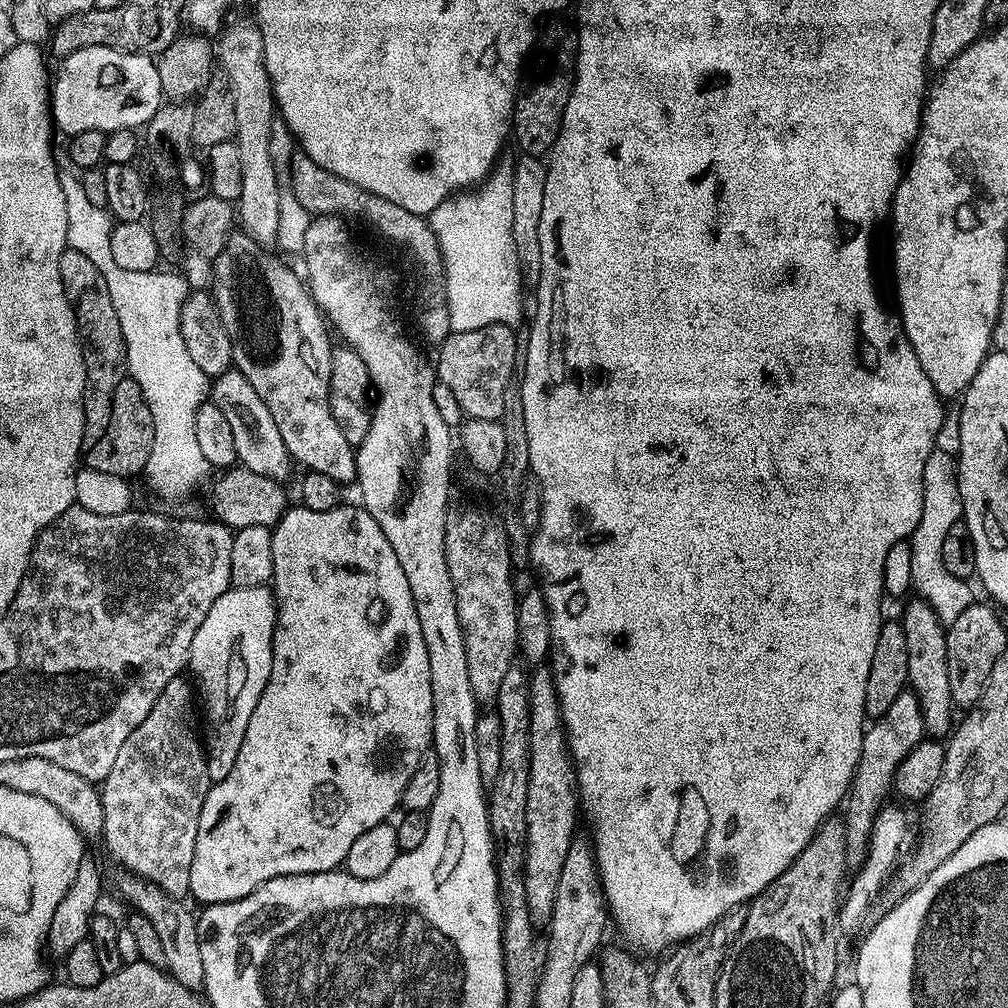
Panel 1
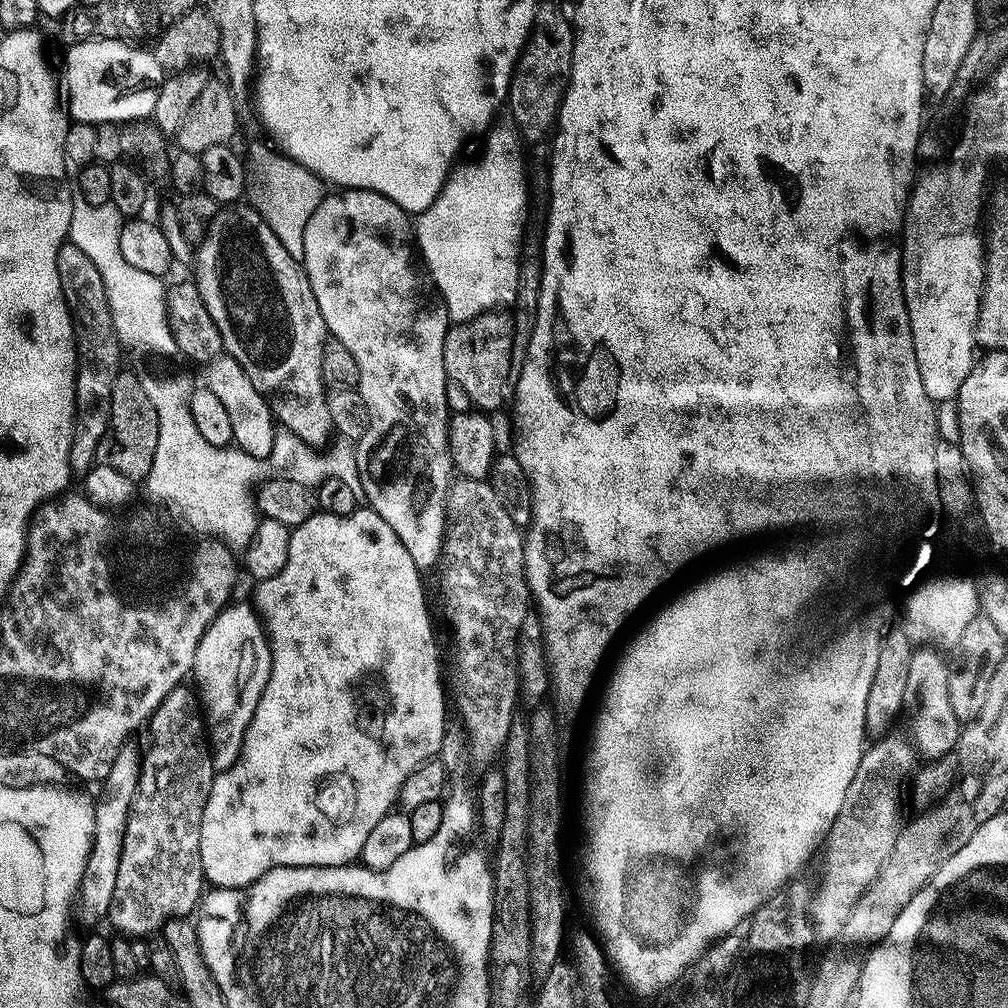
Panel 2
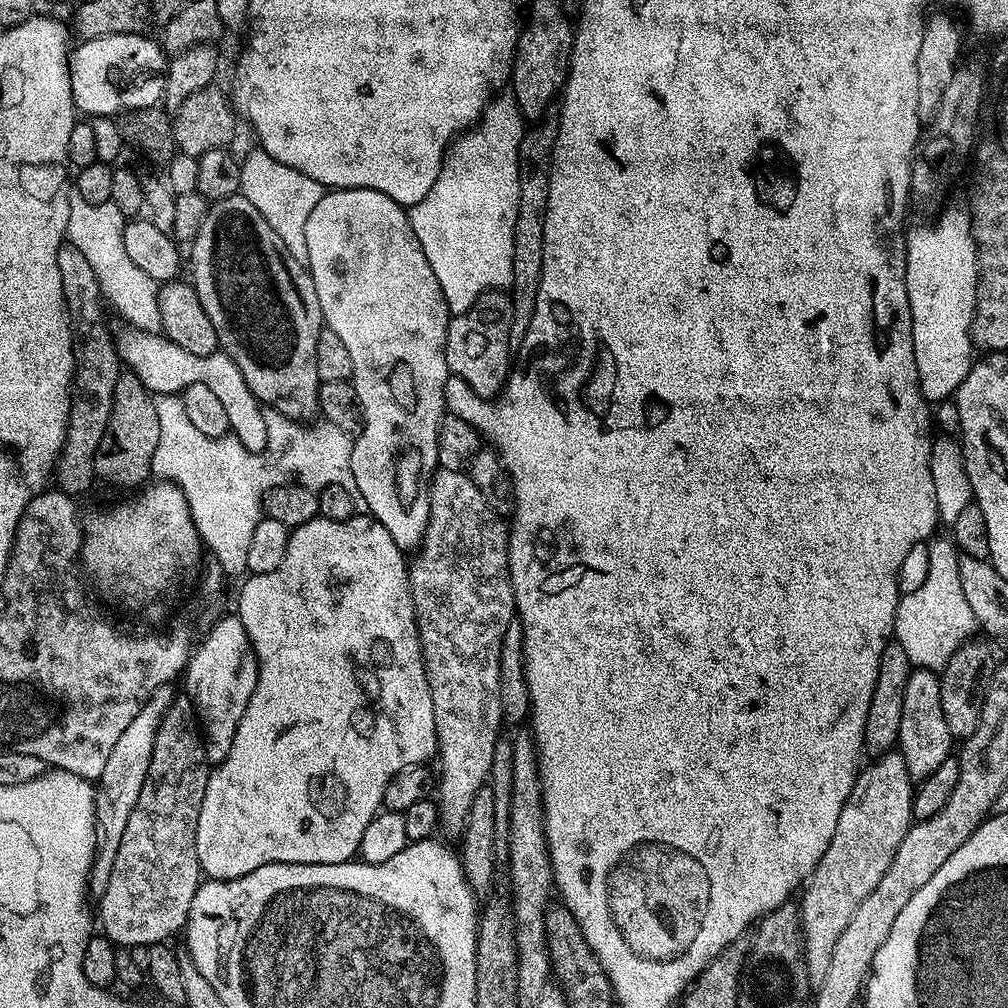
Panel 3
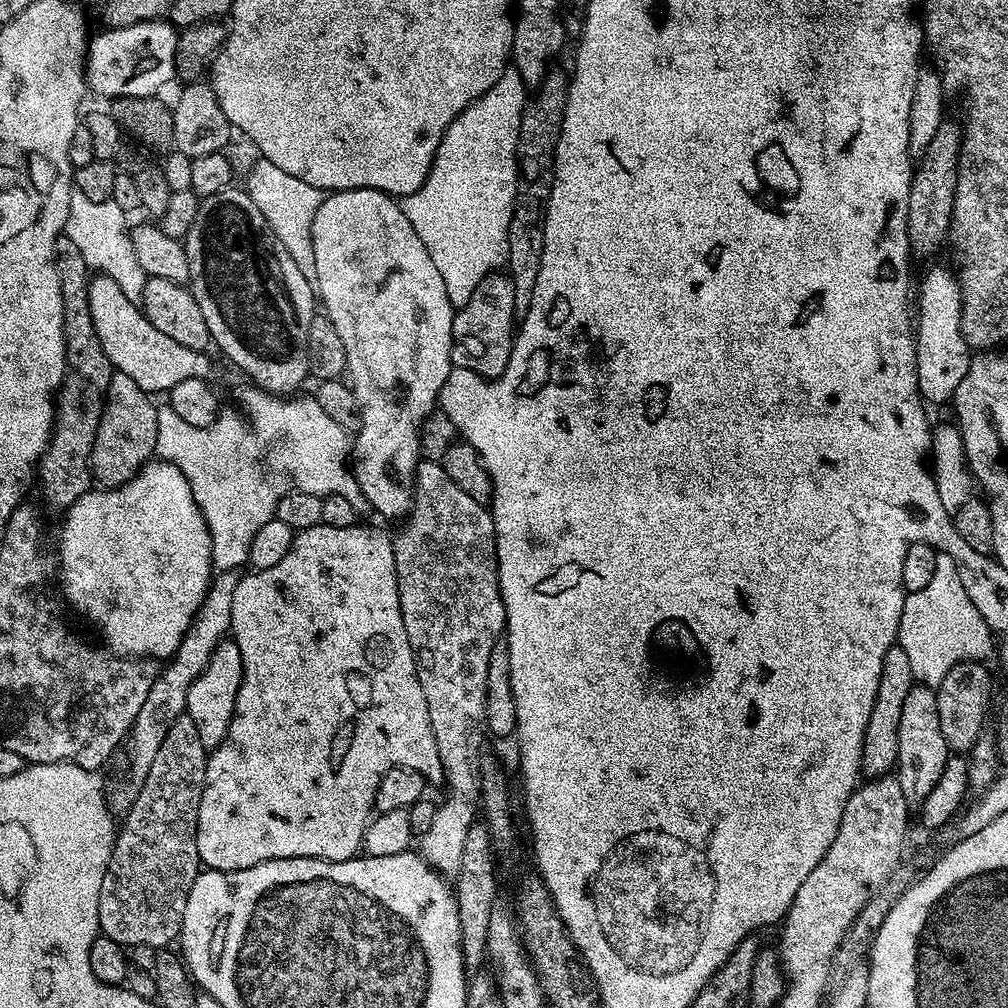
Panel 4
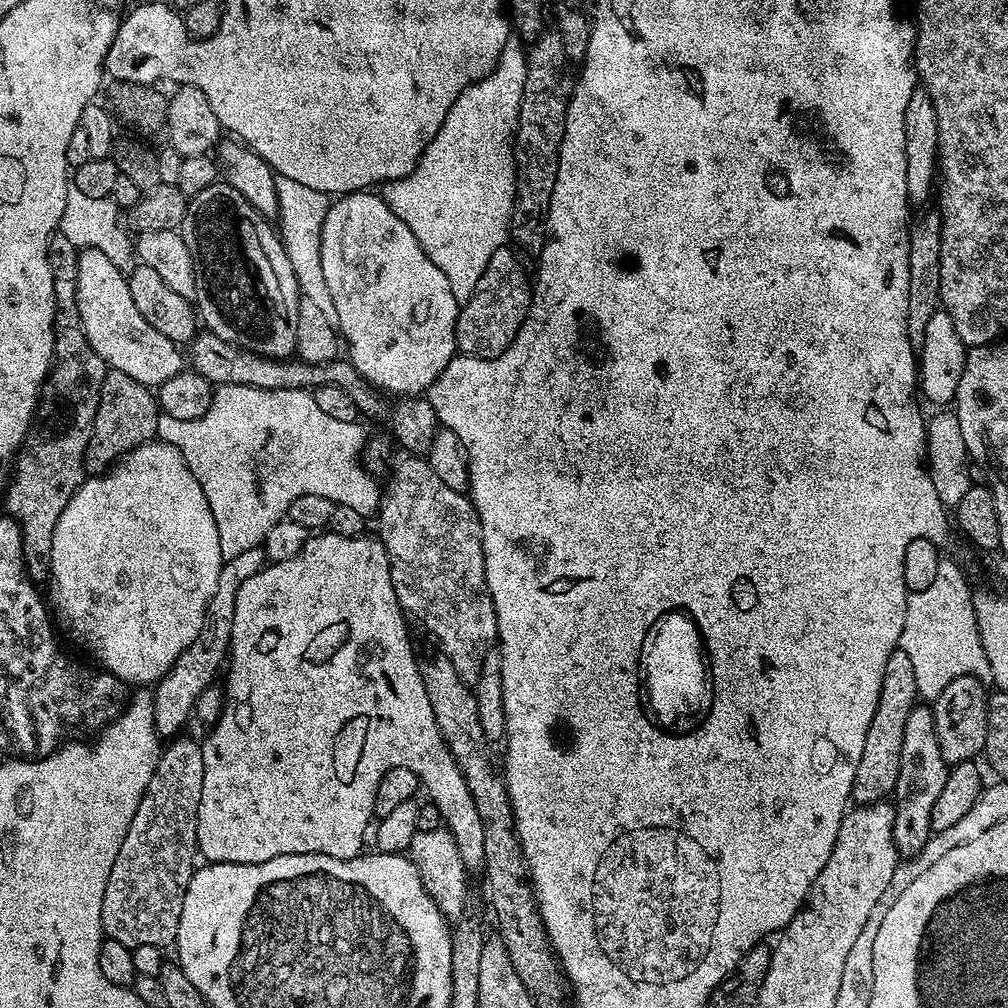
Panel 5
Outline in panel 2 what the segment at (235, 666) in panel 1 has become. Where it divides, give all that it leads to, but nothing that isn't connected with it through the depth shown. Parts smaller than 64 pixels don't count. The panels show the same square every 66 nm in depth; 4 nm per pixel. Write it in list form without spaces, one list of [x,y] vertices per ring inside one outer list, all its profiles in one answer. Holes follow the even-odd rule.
[[[235,602],[221,607],[198,642],[190,673],[191,679],[196,679],[194,691],[202,709],[206,743],[216,772],[225,772],[238,758],[244,734],[271,669],[272,657],[255,607],[251,603]]]

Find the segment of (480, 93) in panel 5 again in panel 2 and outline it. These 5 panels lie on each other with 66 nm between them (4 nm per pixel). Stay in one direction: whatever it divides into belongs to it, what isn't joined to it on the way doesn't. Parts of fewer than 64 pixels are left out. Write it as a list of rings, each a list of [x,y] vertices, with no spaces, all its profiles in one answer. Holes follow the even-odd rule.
[[[511,122],[500,123],[493,123],[489,127],[486,135],[483,137],[483,140],[485,140],[484,145],[480,148],[480,153],[469,164],[460,162],[453,167],[452,171],[448,173],[447,182],[442,186],[438,196],[434,198],[434,202],[424,212],[419,213],[414,220],[415,247],[418,249],[419,255],[420,252],[424,255],[424,264],[428,267],[428,272],[432,275],[432,280],[436,283],[437,290],[440,291],[441,297],[439,296],[439,299],[448,311],[449,321],[457,324],[472,320],[475,316],[481,316],[484,312],[507,309],[509,306],[515,305],[516,295],[518,294],[518,278],[520,277],[520,262],[522,259],[522,251],[520,252],[520,219],[523,218],[524,207],[528,204],[528,184],[524,181],[524,152],[520,149],[520,144],[522,145],[520,129]]]

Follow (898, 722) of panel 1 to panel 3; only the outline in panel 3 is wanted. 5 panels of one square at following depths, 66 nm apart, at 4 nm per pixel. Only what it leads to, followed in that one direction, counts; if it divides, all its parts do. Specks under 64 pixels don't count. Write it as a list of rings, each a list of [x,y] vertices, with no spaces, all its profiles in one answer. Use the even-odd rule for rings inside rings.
[[[893,750],[871,761],[869,768],[859,769],[856,784],[850,790],[846,802],[842,806],[842,814],[838,814],[838,826],[834,826],[834,838],[830,838],[830,846],[826,854],[818,862],[803,885],[804,897],[798,903],[800,931],[802,933],[802,955],[809,973],[819,973],[830,966],[830,954],[834,954],[834,942],[838,942],[842,930],[846,930],[846,922],[854,918],[854,910],[862,906],[862,898],[882,882],[882,874],[890,866],[898,846],[902,846],[902,838],[906,838],[908,829],[914,823],[912,814],[912,797],[914,781],[906,770],[906,762],[899,751]]]

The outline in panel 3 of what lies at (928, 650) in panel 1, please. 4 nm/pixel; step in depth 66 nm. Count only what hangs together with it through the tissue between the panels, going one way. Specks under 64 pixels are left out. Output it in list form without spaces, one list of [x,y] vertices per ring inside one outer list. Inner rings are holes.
[[[912,671],[906,682],[906,690],[902,690],[902,726],[898,751],[906,762],[906,770],[916,782],[934,774],[934,770],[938,770],[938,766],[942,766],[942,762],[953,755],[954,738],[950,734],[950,726],[946,726],[946,714],[942,714],[940,678],[935,671]]]

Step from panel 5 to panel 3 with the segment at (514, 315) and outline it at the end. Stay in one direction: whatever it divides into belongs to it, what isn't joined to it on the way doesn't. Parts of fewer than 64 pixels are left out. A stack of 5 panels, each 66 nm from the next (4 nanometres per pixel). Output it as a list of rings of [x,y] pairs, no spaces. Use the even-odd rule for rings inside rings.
[[[504,290],[483,292],[462,314],[452,316],[448,322],[448,341],[444,347],[449,373],[462,378],[474,394],[495,398],[508,382],[514,364],[510,350],[510,318],[512,297]]]

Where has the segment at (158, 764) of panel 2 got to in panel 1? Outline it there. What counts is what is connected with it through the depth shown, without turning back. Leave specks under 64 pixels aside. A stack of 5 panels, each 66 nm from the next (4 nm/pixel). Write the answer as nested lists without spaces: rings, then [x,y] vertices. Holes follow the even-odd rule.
[[[183,675],[175,676],[162,694],[154,702],[150,714],[122,742],[118,758],[110,774],[102,781],[100,797],[104,811],[104,830],[102,844],[116,855],[120,864],[125,864],[127,871],[134,876],[143,876],[145,880],[158,885],[166,894],[177,898],[189,895],[190,866],[194,862],[194,842],[198,838],[198,818],[202,815],[202,802],[210,787],[206,762],[206,749],[198,731],[198,708],[194,703],[194,688],[184,681]]]

